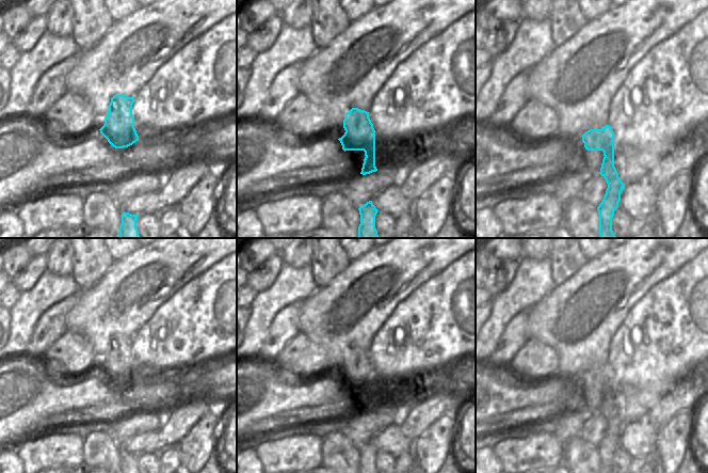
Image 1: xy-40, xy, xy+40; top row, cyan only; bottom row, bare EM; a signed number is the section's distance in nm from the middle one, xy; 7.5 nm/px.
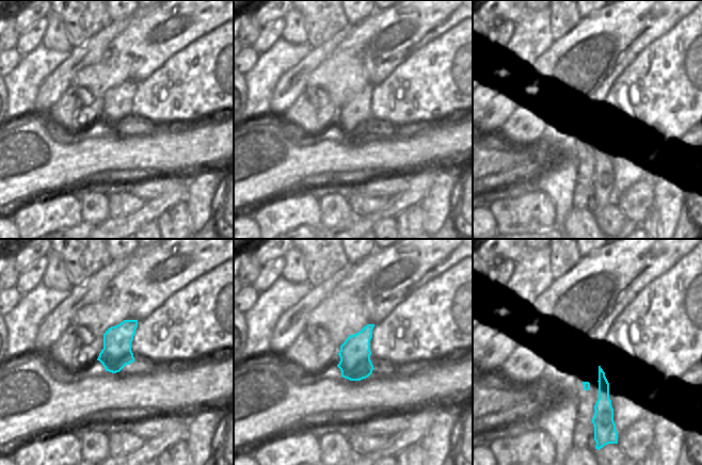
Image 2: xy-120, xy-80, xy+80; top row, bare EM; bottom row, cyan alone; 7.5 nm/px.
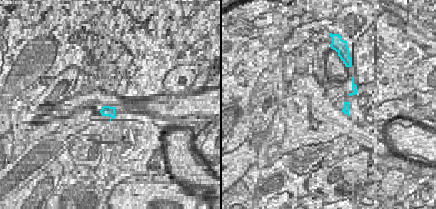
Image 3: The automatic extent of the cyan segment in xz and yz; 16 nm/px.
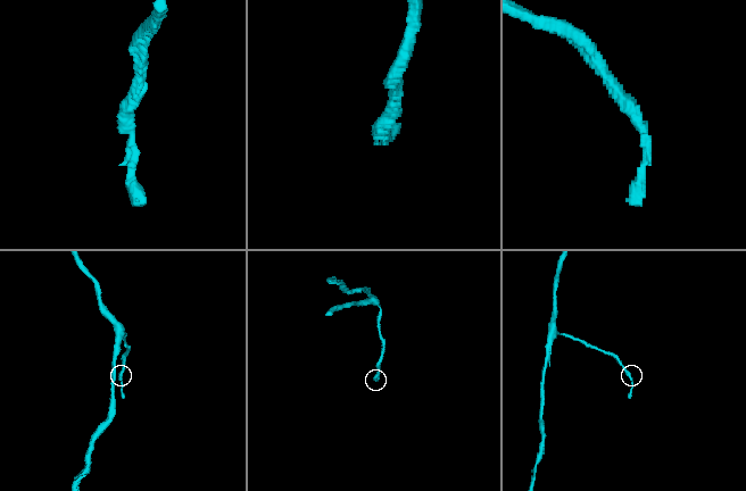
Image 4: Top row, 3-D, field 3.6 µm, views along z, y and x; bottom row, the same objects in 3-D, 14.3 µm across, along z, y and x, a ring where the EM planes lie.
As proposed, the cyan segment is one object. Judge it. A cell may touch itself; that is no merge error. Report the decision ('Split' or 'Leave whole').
Split.

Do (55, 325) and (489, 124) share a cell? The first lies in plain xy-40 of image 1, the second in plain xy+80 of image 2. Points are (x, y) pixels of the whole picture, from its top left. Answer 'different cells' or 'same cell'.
same cell

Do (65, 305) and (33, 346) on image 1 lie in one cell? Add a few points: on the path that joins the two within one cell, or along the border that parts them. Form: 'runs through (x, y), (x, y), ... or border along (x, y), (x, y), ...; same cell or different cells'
runs through (55, 316), (44, 336); same cell

